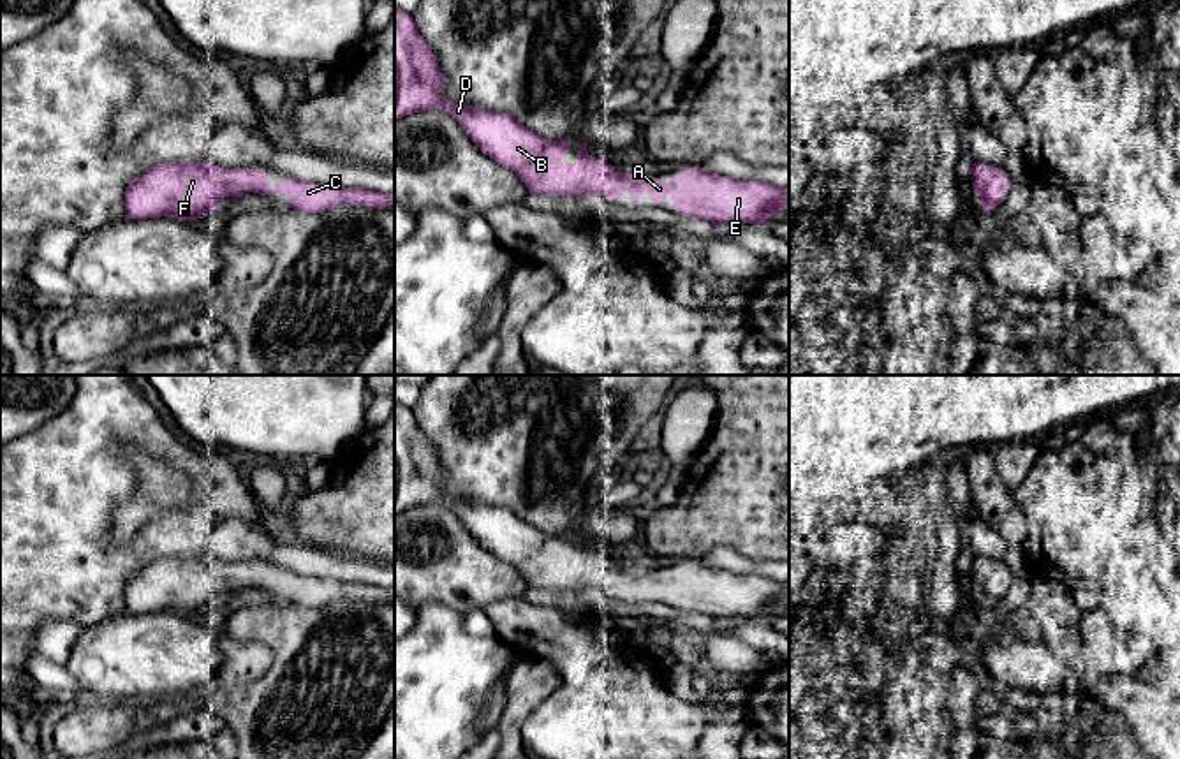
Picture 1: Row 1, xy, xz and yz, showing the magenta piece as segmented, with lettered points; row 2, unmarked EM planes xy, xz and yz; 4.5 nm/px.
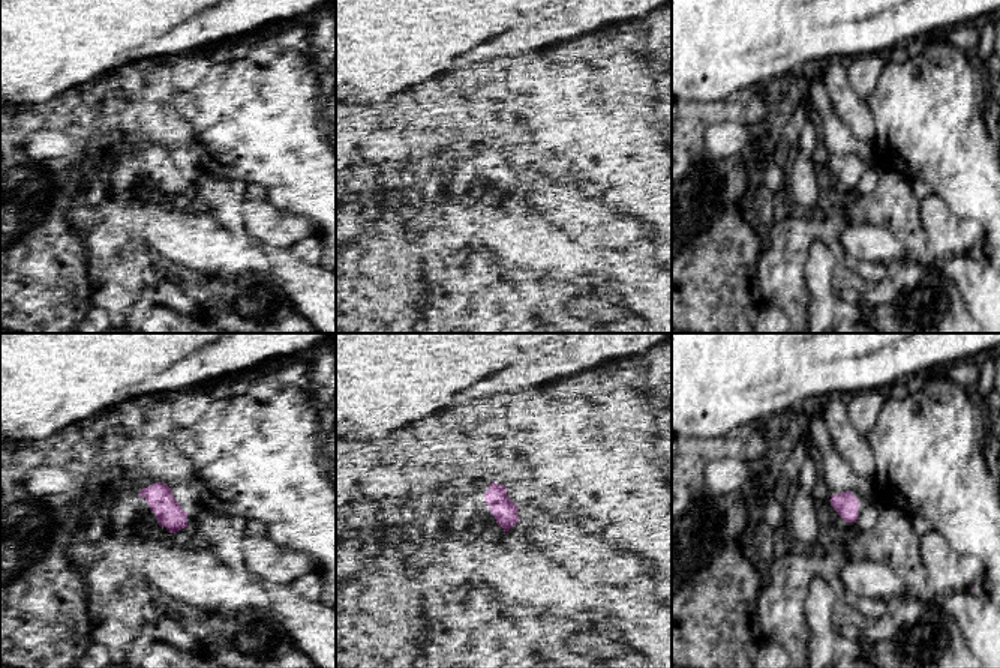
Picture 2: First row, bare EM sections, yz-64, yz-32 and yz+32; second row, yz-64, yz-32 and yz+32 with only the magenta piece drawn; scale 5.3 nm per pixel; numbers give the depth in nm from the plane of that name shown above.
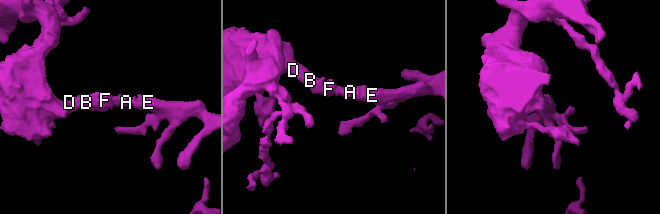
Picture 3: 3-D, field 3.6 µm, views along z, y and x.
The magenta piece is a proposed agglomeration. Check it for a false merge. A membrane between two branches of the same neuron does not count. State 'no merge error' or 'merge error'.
no merge error

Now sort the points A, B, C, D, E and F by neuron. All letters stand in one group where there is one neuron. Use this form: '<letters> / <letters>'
A B C D E F

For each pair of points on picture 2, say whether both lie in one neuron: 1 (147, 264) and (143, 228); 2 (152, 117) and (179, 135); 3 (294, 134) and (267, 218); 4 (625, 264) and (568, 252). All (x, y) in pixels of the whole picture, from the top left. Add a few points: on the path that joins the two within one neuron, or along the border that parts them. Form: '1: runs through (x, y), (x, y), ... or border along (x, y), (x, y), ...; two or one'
1: border along (137, 248), (150, 251), (162, 264); two
2: runs through (158, 120), (173, 132); one
3: border along (267, 200), (282, 210), (305, 216); two
4: runs through (612, 263), (600, 263), (582, 257); one

